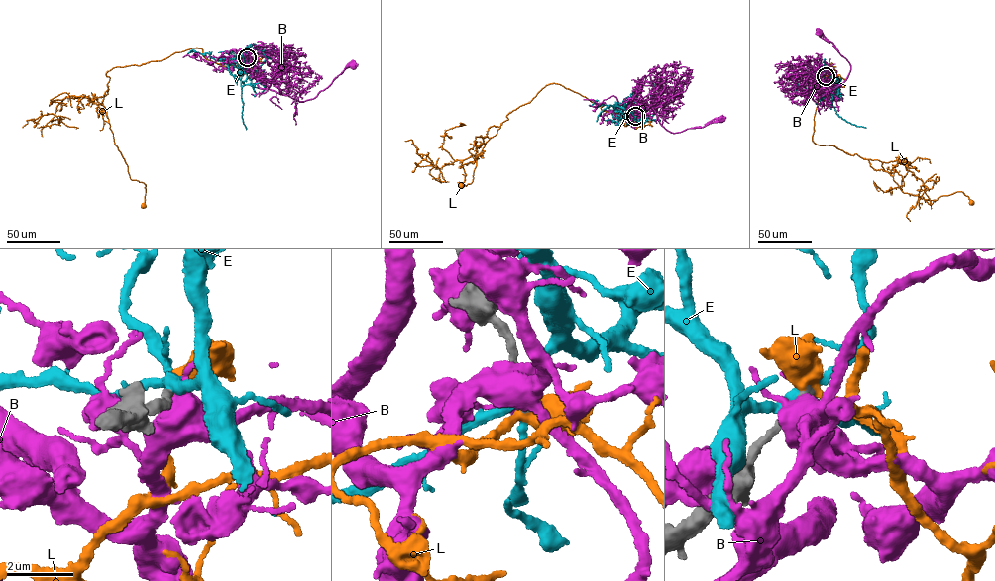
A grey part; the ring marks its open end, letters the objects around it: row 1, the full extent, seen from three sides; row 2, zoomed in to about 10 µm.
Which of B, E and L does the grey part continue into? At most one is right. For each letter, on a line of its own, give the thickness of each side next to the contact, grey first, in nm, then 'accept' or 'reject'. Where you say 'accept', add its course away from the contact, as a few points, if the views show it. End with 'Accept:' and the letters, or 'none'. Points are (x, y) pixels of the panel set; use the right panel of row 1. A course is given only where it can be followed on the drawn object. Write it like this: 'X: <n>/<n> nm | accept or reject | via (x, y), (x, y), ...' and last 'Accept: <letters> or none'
B: 280/480 nm | reject
E: 280/320 nm | reject
L: 220/460 nm | reject
Accept: none

